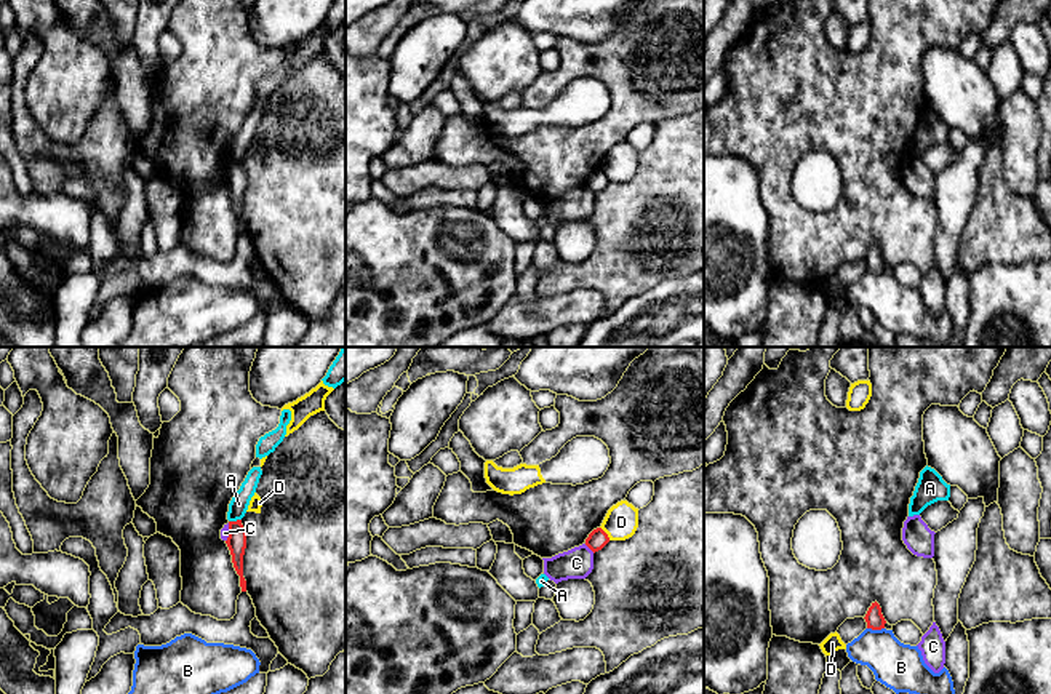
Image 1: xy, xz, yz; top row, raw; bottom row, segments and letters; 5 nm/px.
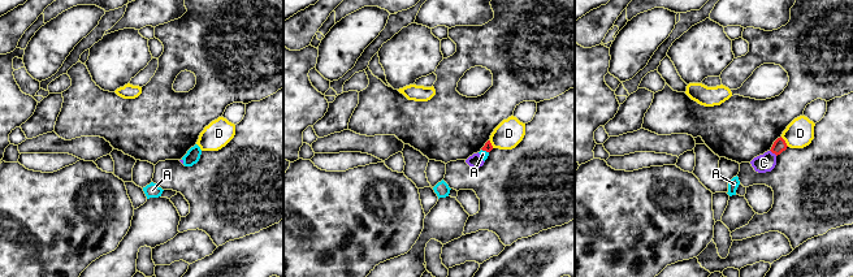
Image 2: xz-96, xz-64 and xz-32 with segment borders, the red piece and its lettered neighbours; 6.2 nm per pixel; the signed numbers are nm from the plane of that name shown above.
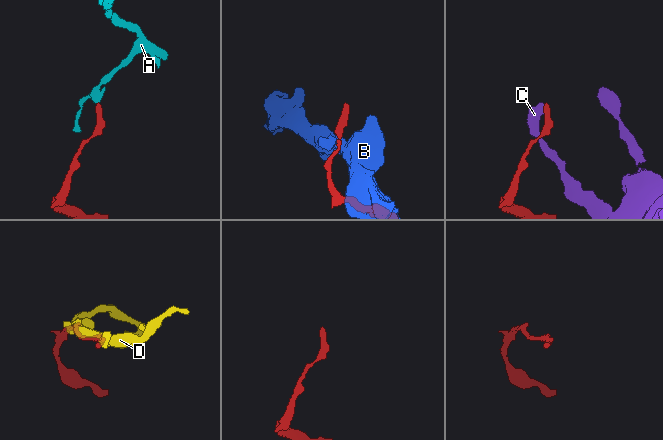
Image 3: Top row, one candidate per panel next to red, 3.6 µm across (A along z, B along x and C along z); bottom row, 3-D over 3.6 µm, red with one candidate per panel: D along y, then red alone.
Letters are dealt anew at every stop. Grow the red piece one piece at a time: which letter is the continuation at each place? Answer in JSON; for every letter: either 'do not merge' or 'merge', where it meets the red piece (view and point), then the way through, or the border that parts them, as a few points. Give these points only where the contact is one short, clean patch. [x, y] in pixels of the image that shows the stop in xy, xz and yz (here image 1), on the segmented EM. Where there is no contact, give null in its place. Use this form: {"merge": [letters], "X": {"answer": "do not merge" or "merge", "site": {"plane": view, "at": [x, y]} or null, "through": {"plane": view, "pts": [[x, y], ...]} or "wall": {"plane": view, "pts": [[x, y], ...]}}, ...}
{"merge": [], "A": {"answer": "do not merge", "site": {"plane": "xy", "at": [234, 522]}, "wall": {"plane": "xy", "pts": [[240, 518], [229, 522]]}}, "B": {"answer": "do not merge", "site": {"plane": "yz", "at": [875, 629]}}, "C": {"answer": "do not merge", "site": {"plane": "xz", "at": [589, 547]}, "wall": {"plane": "xz", "pts": [[584, 544], [594, 552]]}}, "D": {"answer": "do not merge", "site": {"plane": "xz", "at": [605, 533]}}}

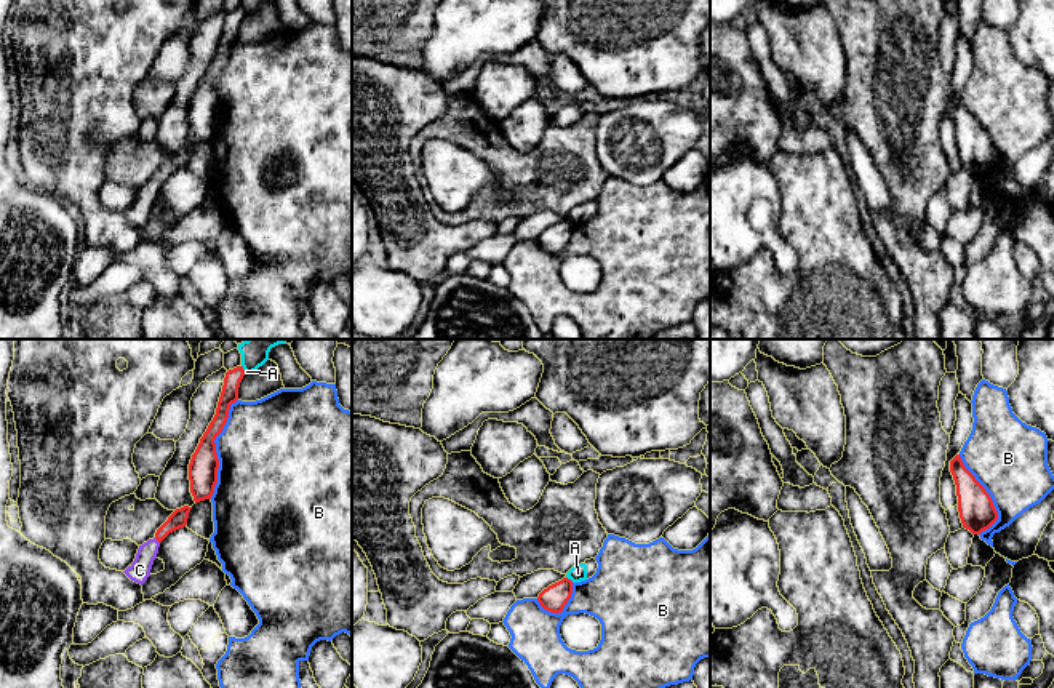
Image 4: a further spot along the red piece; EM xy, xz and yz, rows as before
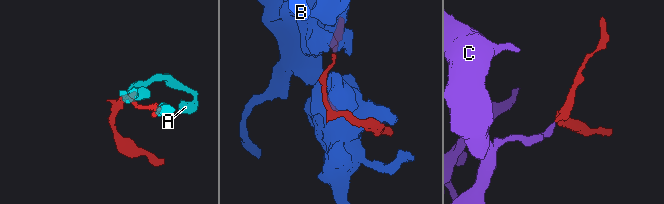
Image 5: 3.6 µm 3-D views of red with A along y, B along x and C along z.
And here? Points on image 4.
{"merge": ["C"], "A": {"answer": "do not merge", "site": {"plane": "xy", "at": [243, 370]}}, "B": {"answer": "do not merge", "site": {"plane": "xy", "at": [215, 448]}}, "C": {"answer": "merge", "site": {"plane": "xy", "at": [157, 540]}, "through": {"plane": "xy", "pts": [[178, 519], [157, 540], [147, 551], [139, 570]]}}}

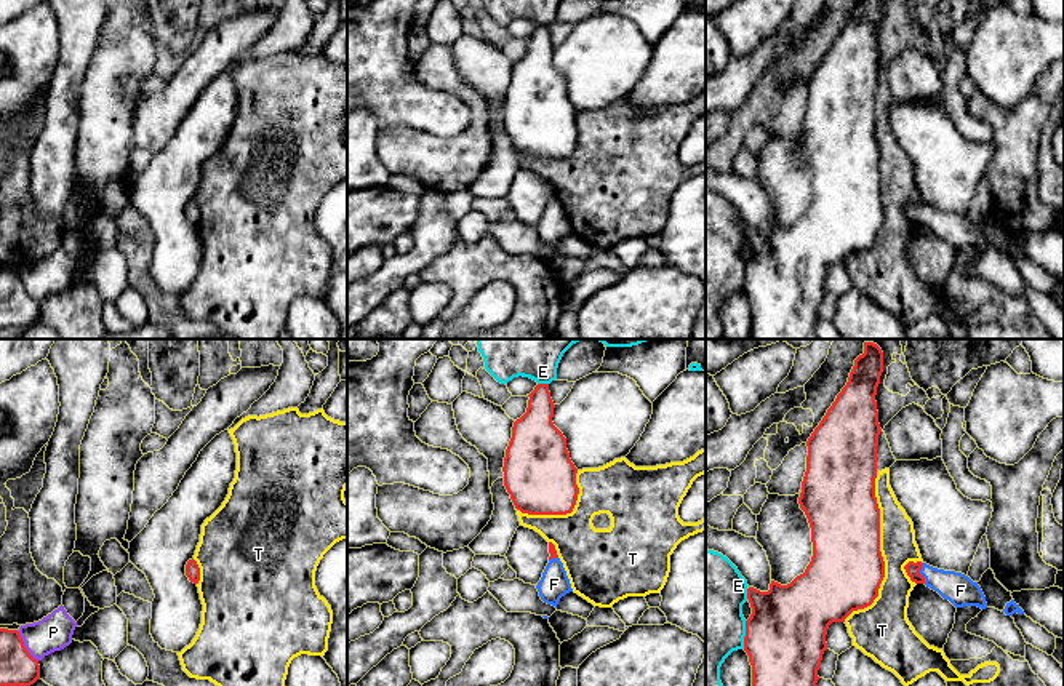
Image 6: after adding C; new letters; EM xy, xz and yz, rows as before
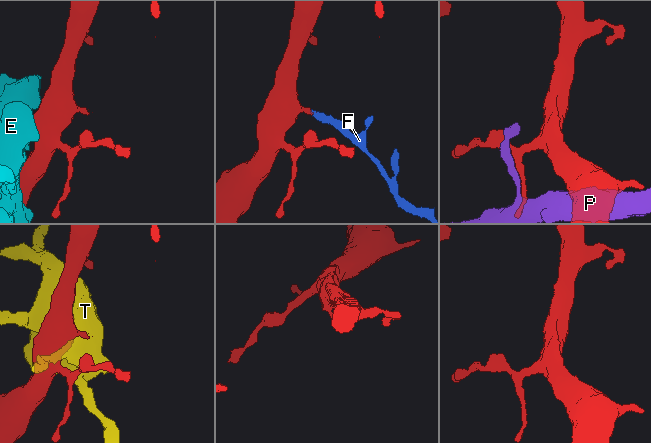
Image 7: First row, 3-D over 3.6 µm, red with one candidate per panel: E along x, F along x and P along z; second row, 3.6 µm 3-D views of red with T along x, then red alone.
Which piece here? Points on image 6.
{"merge": ["F"], "E": {"answer": "do not merge", "site": {"plane": "yz", "at": [746, 634]}}, "F": {"answer": "merge", "site": {"plane": "yz", "at": [919, 573]}, "through": {"plane": "yz", "pts": [[912, 570], [919, 573], [960, 590]]}}, "P": {"answer": "do not merge", "site": {"plane": "xy", "at": [24, 646]}}, "T": {"answer": "do not merge", "site": {"plane": "yz", "at": [880, 552]}}}

